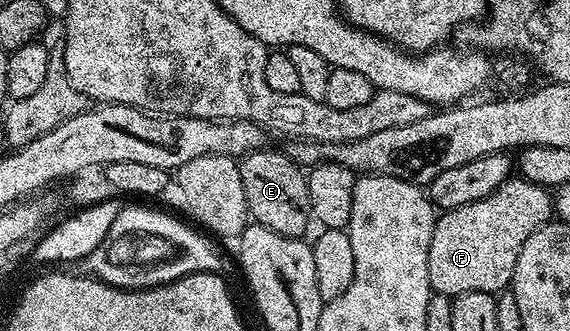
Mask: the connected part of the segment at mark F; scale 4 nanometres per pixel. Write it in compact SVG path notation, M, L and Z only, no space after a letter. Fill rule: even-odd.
M513 176L490 196L486 196L477 202L467 202L465 206L455 206L452 210L445 210L437 217L436 227L430 236L430 252L428 253L428 271L430 272L430 284L433 291L438 294L447 294L455 296L465 294L466 292L486 292L487 294L499 295L501 292L507 291L512 284L514 276L514 264L518 264L518 252L522 252L522 244L526 244L526 240L545 222L549 221L554 214L554 198L545 187L539 186L537 182L528 182L519 176Z

